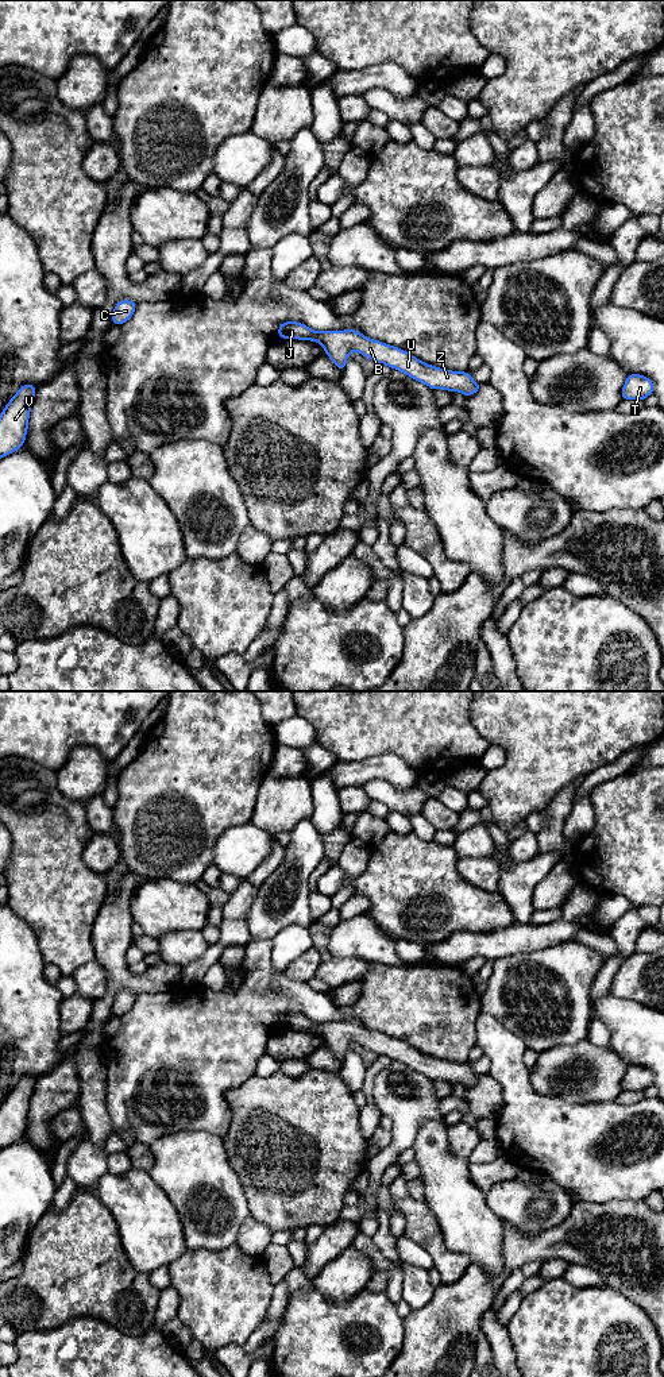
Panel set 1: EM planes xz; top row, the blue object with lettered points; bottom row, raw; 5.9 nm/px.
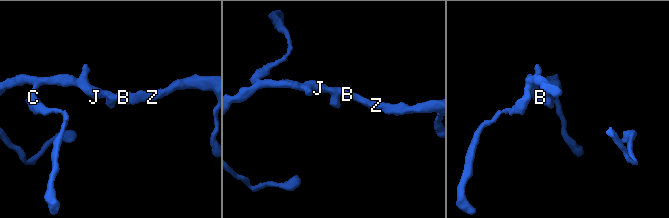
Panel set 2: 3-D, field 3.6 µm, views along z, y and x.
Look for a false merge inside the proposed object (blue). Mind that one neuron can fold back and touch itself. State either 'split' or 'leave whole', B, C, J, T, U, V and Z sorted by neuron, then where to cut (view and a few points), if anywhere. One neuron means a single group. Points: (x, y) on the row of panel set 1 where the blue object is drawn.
leave whole | B C J T U V Z | no cut

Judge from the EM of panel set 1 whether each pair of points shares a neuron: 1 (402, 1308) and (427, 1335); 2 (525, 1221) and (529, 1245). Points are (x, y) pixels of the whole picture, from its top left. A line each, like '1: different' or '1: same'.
1: different
2: different

